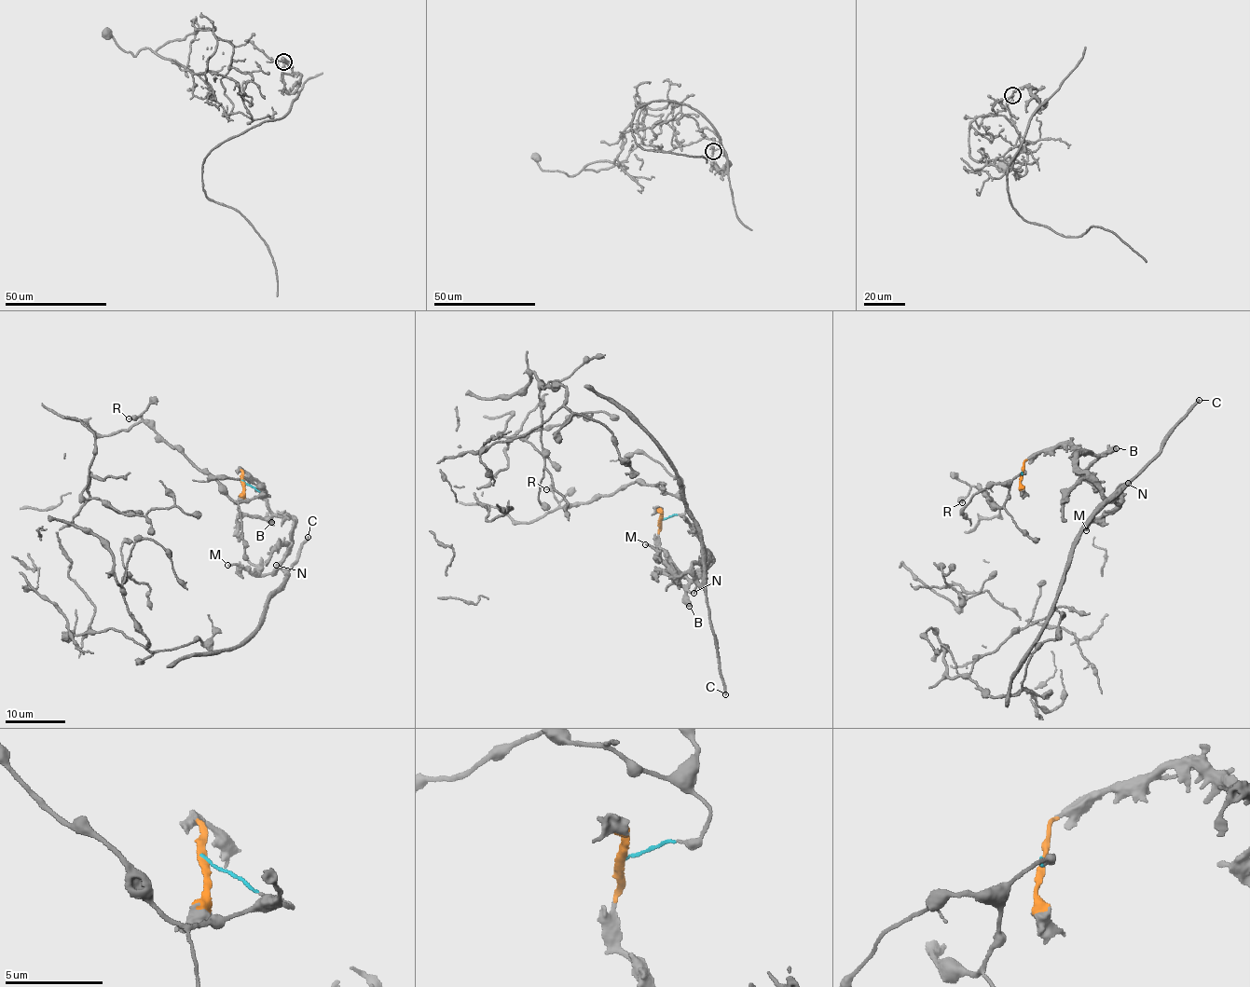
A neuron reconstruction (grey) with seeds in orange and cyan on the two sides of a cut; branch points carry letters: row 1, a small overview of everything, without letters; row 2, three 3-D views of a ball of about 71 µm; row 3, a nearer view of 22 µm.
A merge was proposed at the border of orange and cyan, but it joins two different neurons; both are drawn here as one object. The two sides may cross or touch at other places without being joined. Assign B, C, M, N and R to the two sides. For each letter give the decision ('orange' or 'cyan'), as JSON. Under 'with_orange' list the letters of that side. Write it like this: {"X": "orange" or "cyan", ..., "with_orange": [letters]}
{"B": "orange", "C": "orange", "M": "orange", "N": "orange", "R": "cyan", "with_orange": ["B", "C", "M", "N"]}

